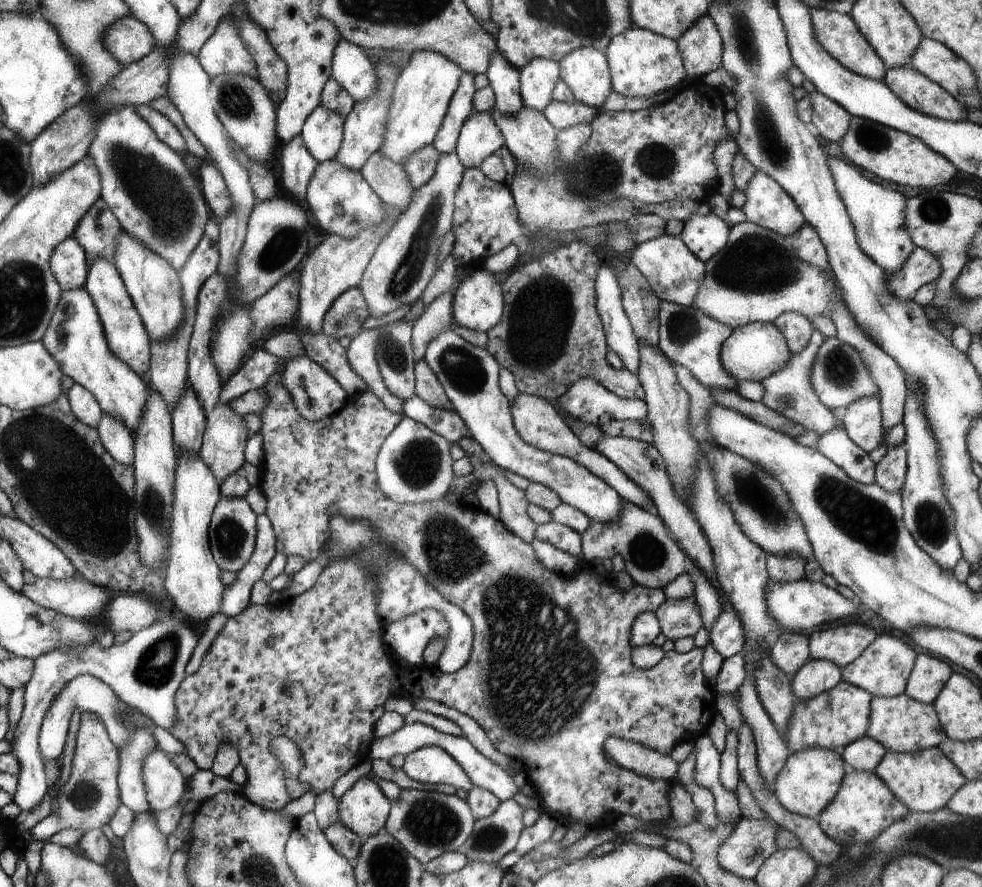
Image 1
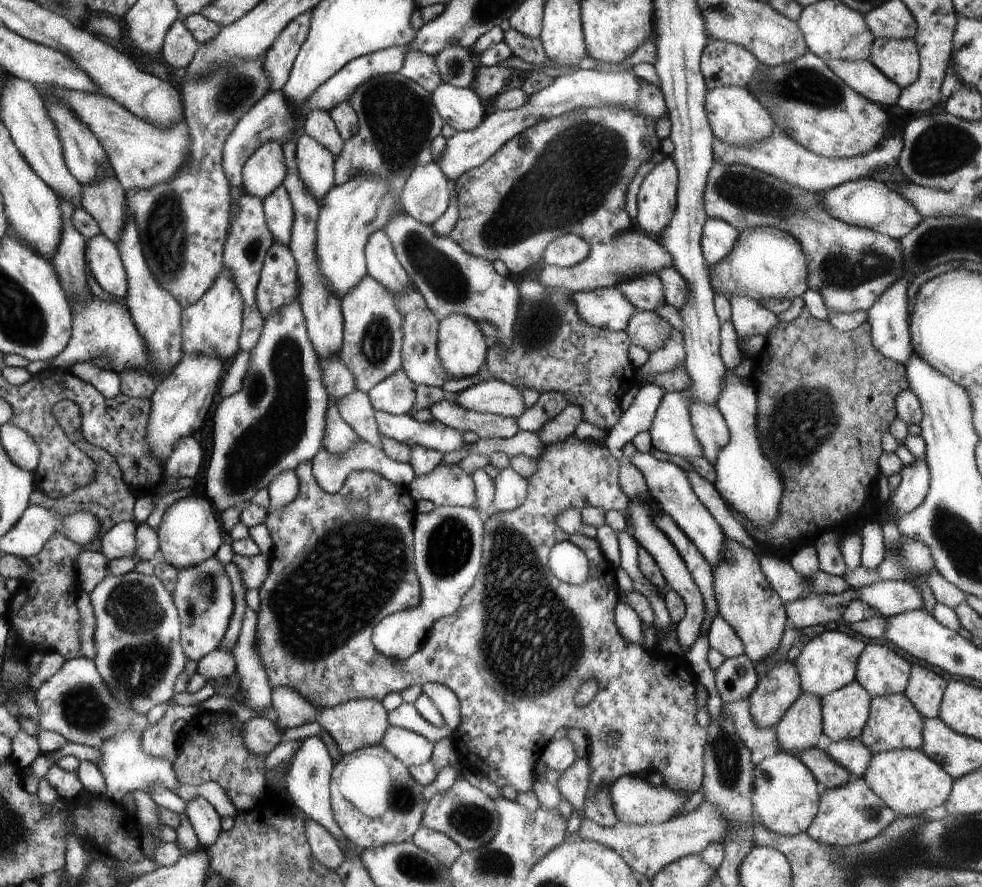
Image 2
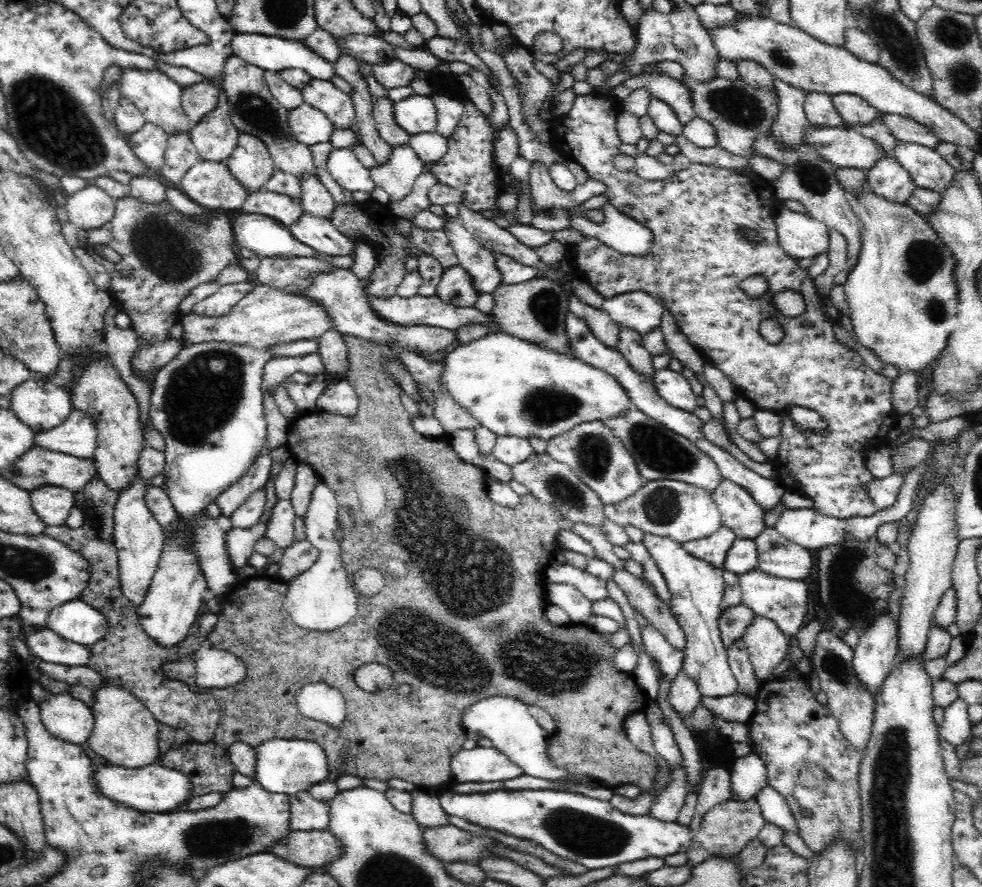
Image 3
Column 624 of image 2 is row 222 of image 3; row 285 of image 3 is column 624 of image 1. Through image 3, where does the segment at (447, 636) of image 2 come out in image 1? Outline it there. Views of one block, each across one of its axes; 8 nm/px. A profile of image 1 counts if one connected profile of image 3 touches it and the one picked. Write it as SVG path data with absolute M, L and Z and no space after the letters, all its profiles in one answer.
M277 370L277 374L273 374L263 386L269 392L269 402L265 412L259 414L263 462L257 468L257 486L267 500L265 516L275 532L277 554L301 556L307 564L319 556L331 556L329 544L333 544L333 530L325 506L335 504L339 516L349 522L361 522L377 536L377 542L383 540L387 548L403 556L443 600L469 616L473 624L471 658L467 666L455 674L439 672L439 684L427 674L425 696L421 694L421 672L433 672L433 668L415 668L415 672L409 672L411 688L403 692L399 680L403 660L399 660L389 644L385 644L385 624L379 616L379 586L373 582L375 572L353 554L345 554L347 558L333 556L325 562L317 582L297 598L277 606L249 604L237 616L223 622L219 634L203 656L199 670L187 674L175 694L179 720L175 740L185 744L185 754L199 770L209 770L217 750L223 744L233 746L247 772L247 782L241 788L241 794L265 810L279 812L289 804L289 796L285 792L283 768L269 752L269 742L273 738L287 736L299 746L305 758L299 782L309 784L309 792L317 798L325 792L331 794L343 774L365 762L373 740L373 728L385 714L383 706L387 698L405 698L409 702L433 700L471 716L503 756L509 756L511 762L519 762L529 774L531 784L537 788L547 814L557 812L573 822L587 822L589 830L613 826L619 816L633 816L651 824L663 822L671 814L667 800L671 784L623 770L623 766L611 760L603 750L607 738L619 738L669 756L677 744L707 734L713 718L719 714L715 710L717 694L707 682L701 666L703 648L693 648L687 654L667 652L661 664L649 670L633 666L633 646L629 642L631 626L639 614L655 612L667 600L663 590L649 590L637 584L629 590L621 590L611 582L609 574L599 574L591 564L579 566L573 576L551 572L535 556L533 546L513 536L501 520L481 510L471 512L461 504L453 504L451 498L457 500L453 494L447 494L447 502L431 504L397 504L389 500L379 488L375 464L381 444L385 444L389 432L397 428L403 416L389 412L383 402L367 390L349 398L343 408L325 420L309 422L297 412L289 392L279 386L281 374L283 370Z

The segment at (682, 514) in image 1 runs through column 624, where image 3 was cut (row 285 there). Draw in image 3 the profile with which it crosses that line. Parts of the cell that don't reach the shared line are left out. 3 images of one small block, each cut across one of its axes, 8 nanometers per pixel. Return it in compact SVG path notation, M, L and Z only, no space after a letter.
M452 266L452 268L444 270L436 296L452 306L474 308L480 294L472 286L472 278L468 276L468 272L462 266Z

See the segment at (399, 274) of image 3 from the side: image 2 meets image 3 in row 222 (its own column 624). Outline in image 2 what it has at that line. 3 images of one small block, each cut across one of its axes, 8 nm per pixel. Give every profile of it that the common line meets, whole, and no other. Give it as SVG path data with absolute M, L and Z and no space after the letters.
M523 278L517 286L519 290L519 306L517 306L517 320L513 324L513 344L511 344L511 350L503 350L501 344L493 344L487 348L487 356L485 356L485 368L487 368L487 374L491 376L491 380L497 380L497 382L503 382L503 384L511 384L515 386L517 390L523 390L523 388L531 388L531 390L537 390L539 394L545 394L545 392L563 392L563 396L569 400L569 404L573 406L579 406L583 410L583 420L605 430L607 434L617 426L623 410L619 408L621 404L621 398L627 390L631 390L633 386L637 386L637 372L635 372L635 366L631 364L629 360L629 348L631 348L631 338L627 336L627 332L611 332L611 330L605 330L605 328L595 328L591 324L587 324L585 320L581 320L577 308L575 308L575 302L573 302L573 292L571 290L563 290L563 288L545 288L545 284L537 284L537 278Z

